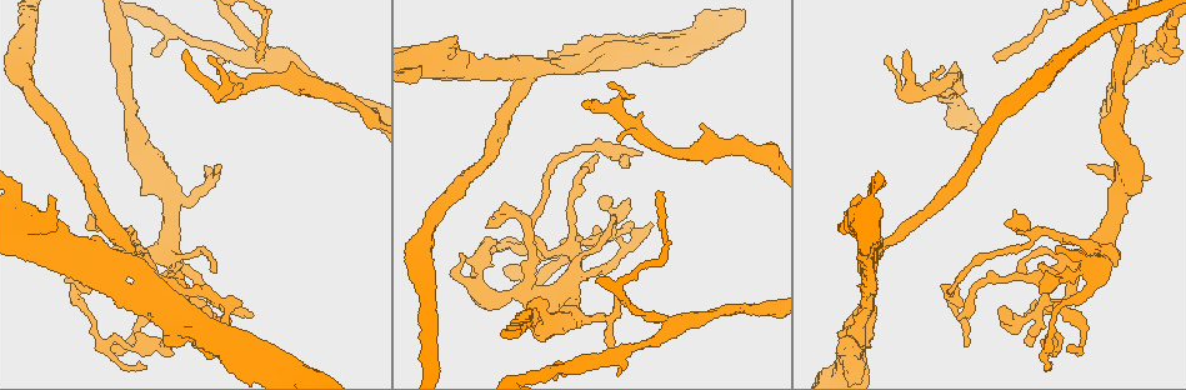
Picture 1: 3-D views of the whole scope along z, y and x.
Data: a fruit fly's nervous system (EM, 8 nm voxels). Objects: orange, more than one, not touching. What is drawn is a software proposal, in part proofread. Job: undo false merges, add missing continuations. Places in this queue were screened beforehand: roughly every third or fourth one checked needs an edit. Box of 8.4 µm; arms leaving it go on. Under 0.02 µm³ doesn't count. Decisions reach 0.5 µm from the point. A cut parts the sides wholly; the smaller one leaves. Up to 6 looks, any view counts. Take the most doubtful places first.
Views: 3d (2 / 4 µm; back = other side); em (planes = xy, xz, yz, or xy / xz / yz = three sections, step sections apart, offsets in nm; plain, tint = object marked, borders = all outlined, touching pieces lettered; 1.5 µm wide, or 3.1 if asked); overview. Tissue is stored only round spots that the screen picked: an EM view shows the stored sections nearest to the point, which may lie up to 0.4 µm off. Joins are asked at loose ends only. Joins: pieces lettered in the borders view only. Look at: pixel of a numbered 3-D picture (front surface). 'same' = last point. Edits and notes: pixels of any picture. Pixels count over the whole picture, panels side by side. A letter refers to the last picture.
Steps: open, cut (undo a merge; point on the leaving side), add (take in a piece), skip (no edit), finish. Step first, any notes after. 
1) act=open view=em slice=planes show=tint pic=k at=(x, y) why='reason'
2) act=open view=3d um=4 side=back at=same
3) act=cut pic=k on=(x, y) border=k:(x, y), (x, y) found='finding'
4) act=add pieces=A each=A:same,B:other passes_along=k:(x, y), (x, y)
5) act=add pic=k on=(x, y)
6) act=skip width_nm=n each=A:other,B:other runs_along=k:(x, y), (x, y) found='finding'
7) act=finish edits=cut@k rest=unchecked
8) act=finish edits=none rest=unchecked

act=open view=em slice=planes show=borders pic=1 at=(585, 103) why='an open end'

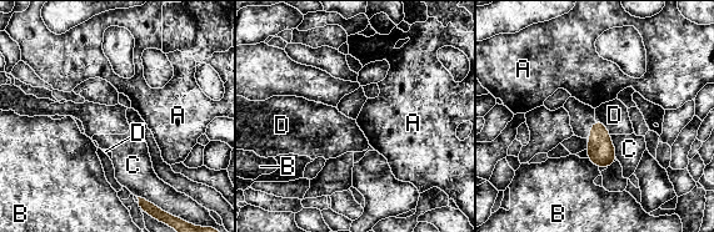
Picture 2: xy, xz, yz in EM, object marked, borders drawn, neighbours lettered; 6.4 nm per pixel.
act=skip each=A:other,B:other,C:other,D:other border=2:(595, 120), (599, 120), (610, 134) found='none of them fits'

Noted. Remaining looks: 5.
act=open view=em slice=planes show=borders pic=1 at=(1072, 346) why='free end'

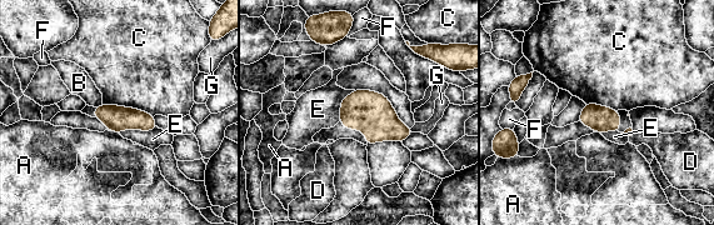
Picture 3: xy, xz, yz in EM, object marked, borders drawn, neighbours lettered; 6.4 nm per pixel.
act=skip each=A:other,B:other,C:other,D:other,E:other,F:other,G:other border=3:(103, 104), (135, 108), (153, 116) found='none of them fits'

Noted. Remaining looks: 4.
act=open view=3d um=2 pic=1 at=(62, 236) why='looks like a crossing'

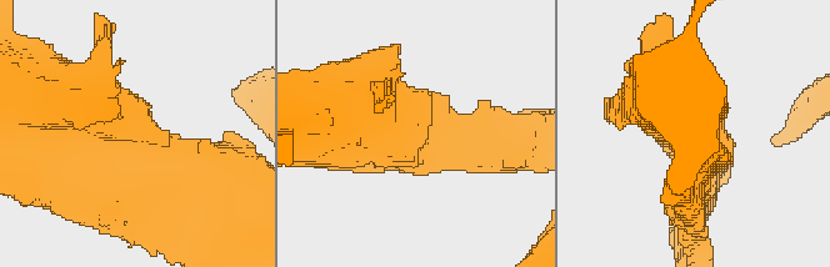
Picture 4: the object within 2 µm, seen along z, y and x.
act=open view=em slice=planes show=borders pic=4 at=(134, 139) why='need the tissue'

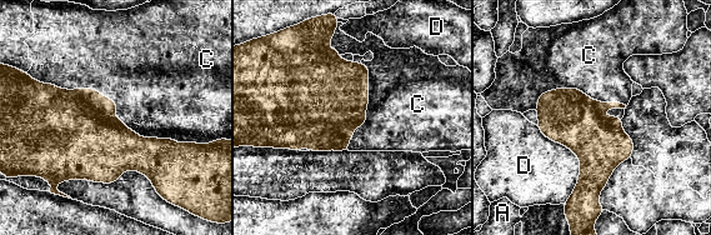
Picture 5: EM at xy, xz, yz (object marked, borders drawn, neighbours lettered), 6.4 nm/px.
act=skip each=A:other,C:other,D:other border=5:(48, 83), (199, 144) found='all the same cell'

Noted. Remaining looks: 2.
act=finish edits=none rest=unchecked

